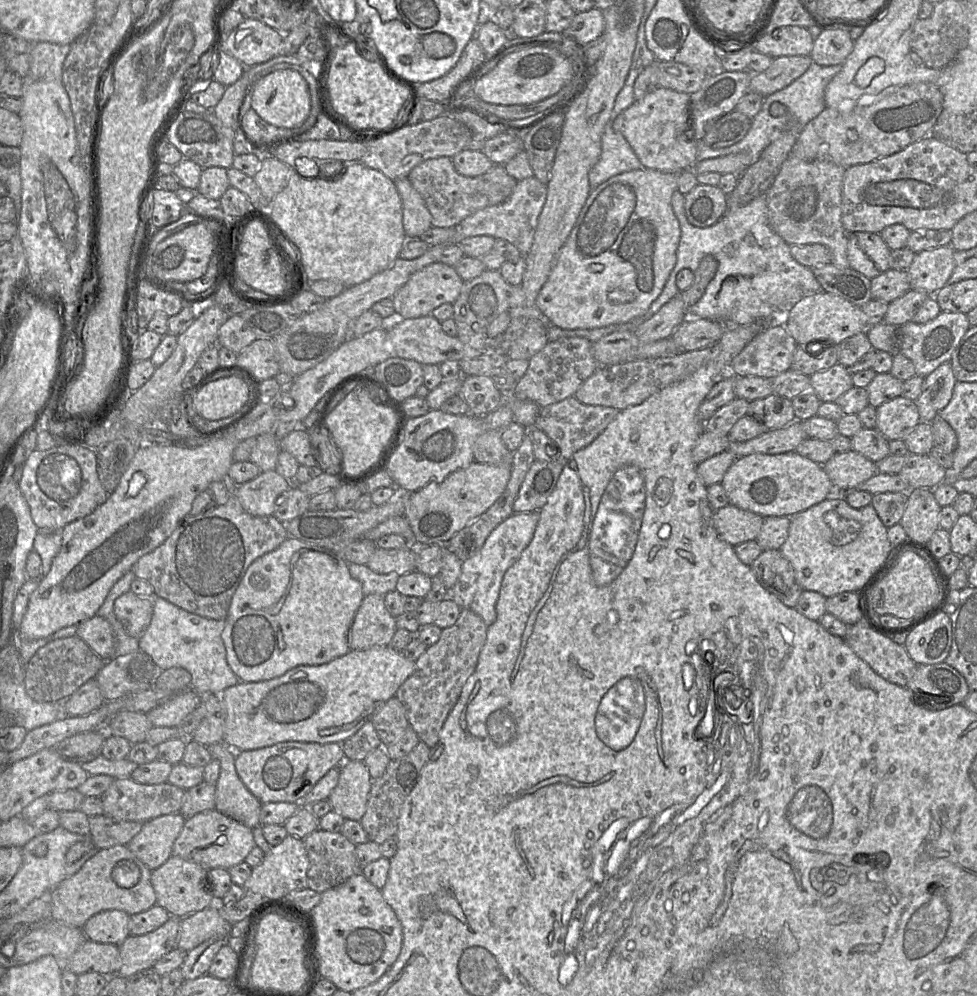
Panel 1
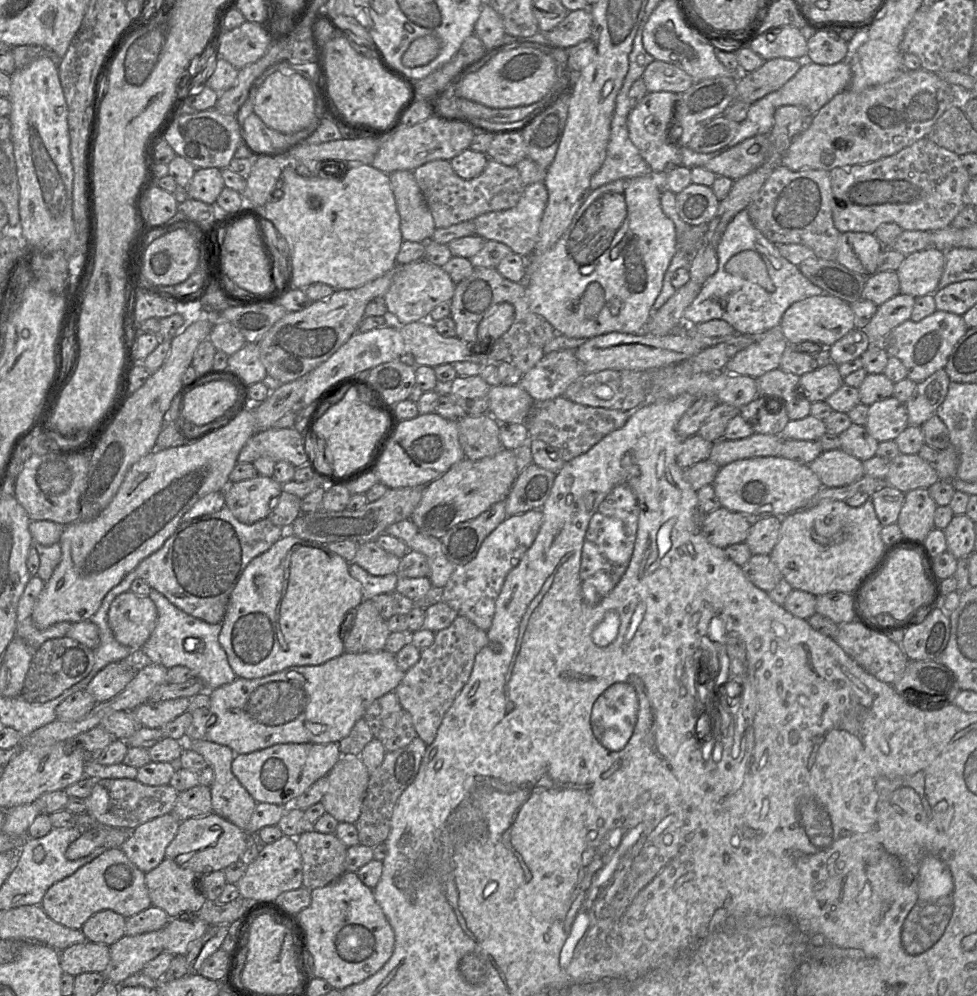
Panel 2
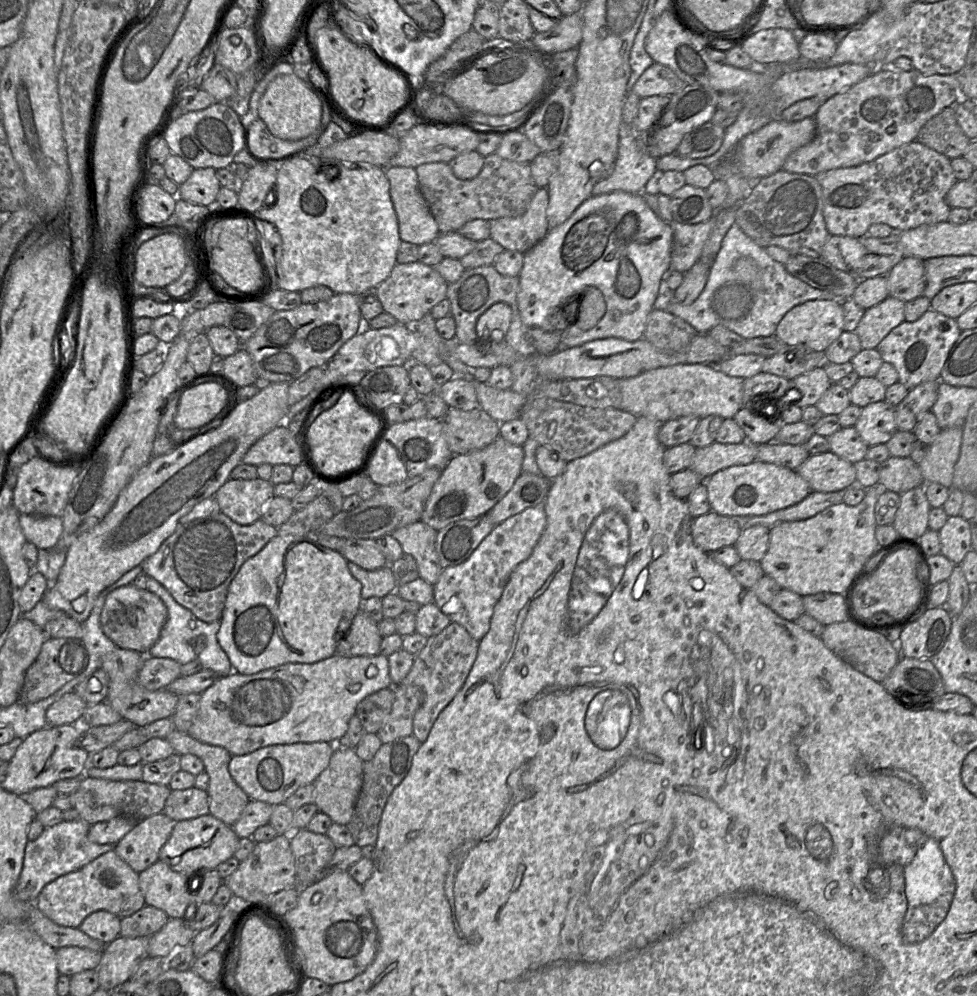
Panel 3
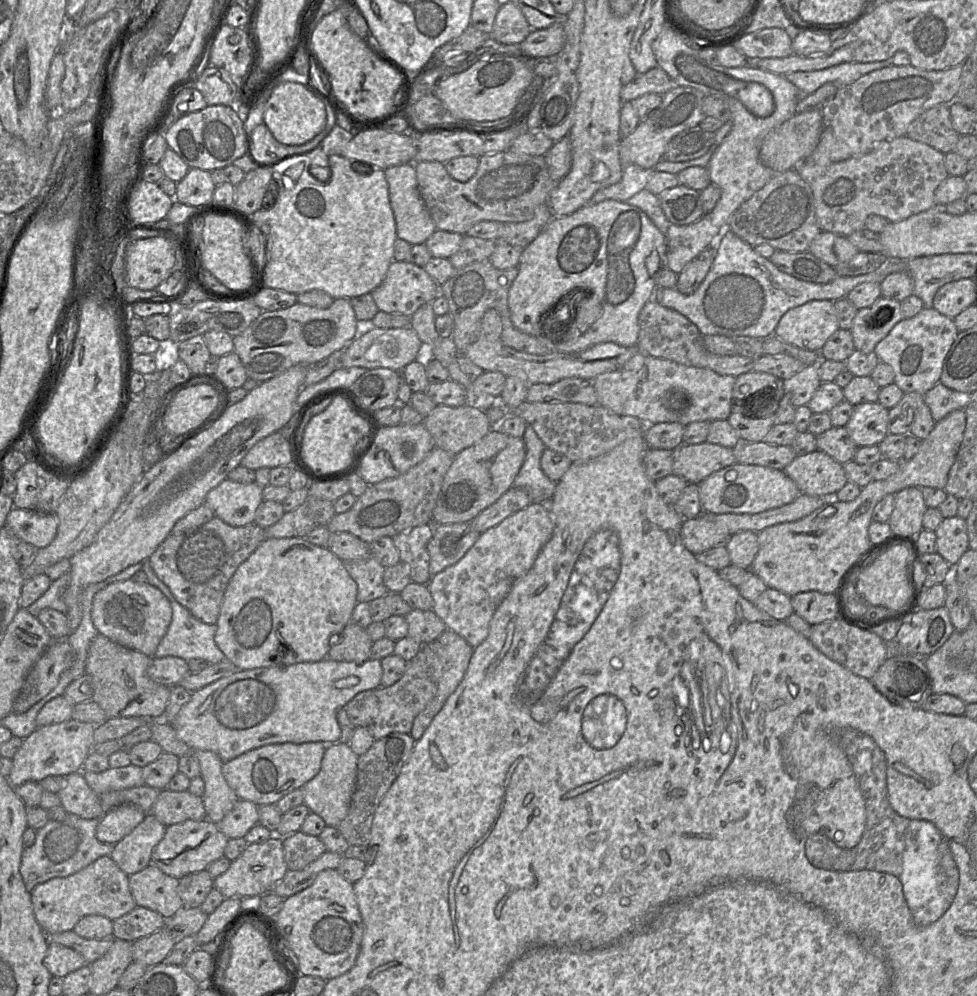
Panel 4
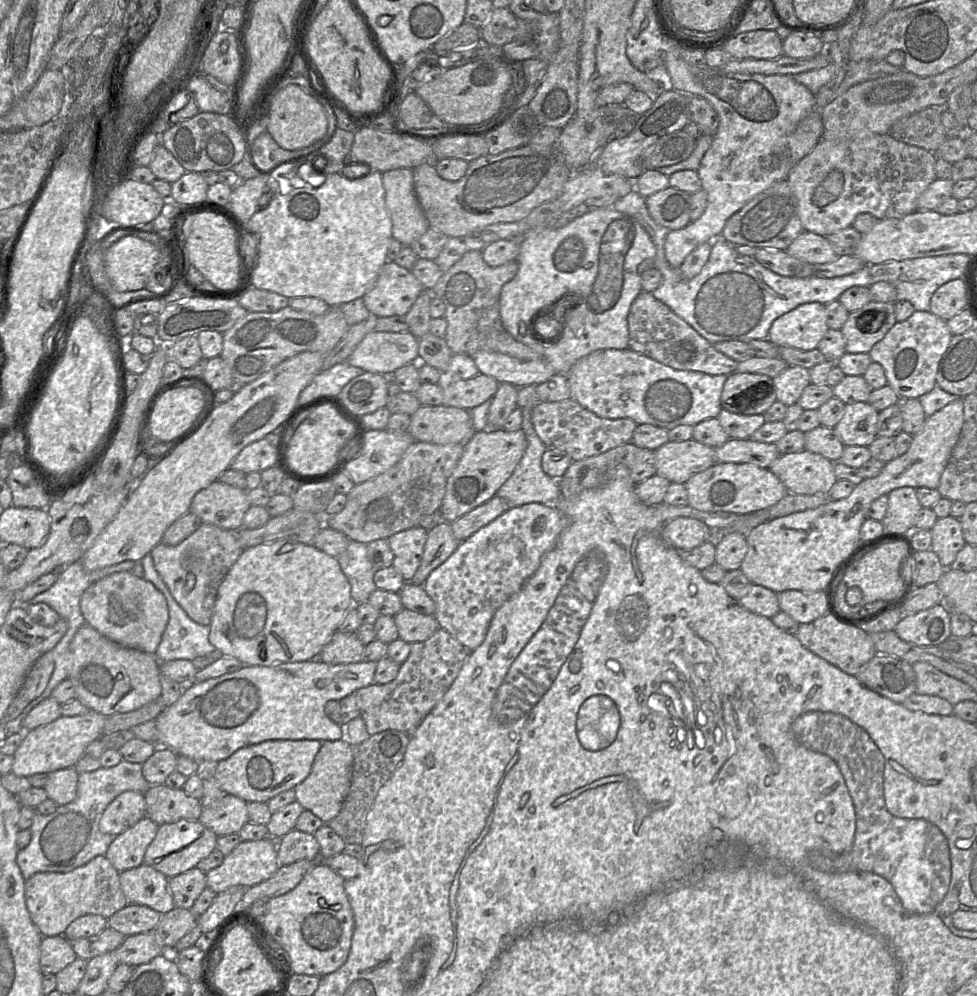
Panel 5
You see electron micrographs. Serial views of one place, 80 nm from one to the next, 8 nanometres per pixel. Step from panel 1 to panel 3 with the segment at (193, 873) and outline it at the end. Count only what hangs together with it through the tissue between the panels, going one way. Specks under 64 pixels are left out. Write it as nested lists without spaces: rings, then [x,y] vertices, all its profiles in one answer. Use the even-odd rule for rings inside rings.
[[[158,860],[139,874],[139,886],[146,905],[163,910],[169,918],[191,916],[197,908],[189,891],[189,876],[172,870]]]

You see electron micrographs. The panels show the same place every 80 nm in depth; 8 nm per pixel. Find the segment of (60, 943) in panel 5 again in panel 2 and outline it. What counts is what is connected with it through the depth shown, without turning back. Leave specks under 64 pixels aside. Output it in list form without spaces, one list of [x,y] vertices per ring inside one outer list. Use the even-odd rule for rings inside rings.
[[[86,940],[60,951],[60,965],[64,973],[77,976],[86,972],[103,973],[110,959],[108,945]]]

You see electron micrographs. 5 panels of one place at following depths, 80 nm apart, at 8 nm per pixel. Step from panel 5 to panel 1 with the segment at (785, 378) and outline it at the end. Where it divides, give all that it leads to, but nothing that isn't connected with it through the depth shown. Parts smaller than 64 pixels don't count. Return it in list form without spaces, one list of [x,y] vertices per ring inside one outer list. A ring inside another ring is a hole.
[[[839,363],[810,375],[810,389],[822,402],[835,402],[852,387],[852,374]]]

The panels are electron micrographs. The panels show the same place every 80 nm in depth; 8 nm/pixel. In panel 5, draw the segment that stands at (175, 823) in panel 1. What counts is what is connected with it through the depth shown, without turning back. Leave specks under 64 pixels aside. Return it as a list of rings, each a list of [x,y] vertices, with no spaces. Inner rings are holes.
[[[144,816],[127,831],[115,836],[104,856],[118,872],[137,868],[144,863],[146,850],[158,829],[159,825]]]

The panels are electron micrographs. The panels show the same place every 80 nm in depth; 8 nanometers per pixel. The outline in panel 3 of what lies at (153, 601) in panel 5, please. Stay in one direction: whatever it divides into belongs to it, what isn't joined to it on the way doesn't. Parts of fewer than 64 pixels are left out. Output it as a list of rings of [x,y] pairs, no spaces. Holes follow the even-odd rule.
[[[129,584],[108,594],[101,612],[100,624],[104,634],[116,647],[146,656],[159,639],[167,617],[167,607],[156,594]]]

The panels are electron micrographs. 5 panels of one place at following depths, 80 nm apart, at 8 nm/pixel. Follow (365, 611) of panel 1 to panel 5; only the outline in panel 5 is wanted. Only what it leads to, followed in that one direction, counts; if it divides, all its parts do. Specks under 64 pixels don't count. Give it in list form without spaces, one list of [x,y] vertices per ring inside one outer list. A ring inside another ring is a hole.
[[[336,631],[324,646],[318,659],[331,665],[357,663],[363,660],[365,645],[356,633]]]

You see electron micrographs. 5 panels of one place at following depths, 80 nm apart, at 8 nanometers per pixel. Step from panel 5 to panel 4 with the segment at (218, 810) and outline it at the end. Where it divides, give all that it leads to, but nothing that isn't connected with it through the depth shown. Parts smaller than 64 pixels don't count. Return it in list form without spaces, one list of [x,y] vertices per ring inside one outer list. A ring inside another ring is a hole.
[[[238,799],[233,808],[216,822],[217,828],[228,838],[242,838],[258,823],[258,805]]]

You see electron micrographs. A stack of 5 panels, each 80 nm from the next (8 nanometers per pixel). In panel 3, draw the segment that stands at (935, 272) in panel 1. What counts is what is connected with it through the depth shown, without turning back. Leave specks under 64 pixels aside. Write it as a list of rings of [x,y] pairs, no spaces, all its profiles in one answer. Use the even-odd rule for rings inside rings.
[[[903,257],[887,274],[889,297],[906,303],[923,296],[926,287],[924,260]]]

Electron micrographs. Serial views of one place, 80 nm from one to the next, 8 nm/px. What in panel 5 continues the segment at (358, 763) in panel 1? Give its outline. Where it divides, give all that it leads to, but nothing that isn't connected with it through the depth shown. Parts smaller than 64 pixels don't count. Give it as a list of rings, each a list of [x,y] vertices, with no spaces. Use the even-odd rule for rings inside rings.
[[[346,738],[324,741],[314,758],[309,775],[293,789],[296,800],[323,823],[331,821],[340,811],[349,792],[353,766],[353,750]]]

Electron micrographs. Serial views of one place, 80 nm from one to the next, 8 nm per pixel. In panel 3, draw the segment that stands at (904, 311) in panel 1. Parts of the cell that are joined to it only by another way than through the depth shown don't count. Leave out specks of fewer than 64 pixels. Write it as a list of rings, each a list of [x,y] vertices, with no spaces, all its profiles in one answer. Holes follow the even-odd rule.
[[[893,297],[868,308],[853,331],[859,337],[862,349],[876,349],[893,328],[906,321],[904,311],[905,303]]]

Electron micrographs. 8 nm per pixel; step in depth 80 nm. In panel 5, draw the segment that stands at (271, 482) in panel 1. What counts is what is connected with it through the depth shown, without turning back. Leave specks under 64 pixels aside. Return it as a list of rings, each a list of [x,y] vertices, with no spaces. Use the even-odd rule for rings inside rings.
[[[215,481],[194,496],[189,511],[204,524],[237,531],[243,527],[244,515],[251,507],[247,494],[248,490]]]

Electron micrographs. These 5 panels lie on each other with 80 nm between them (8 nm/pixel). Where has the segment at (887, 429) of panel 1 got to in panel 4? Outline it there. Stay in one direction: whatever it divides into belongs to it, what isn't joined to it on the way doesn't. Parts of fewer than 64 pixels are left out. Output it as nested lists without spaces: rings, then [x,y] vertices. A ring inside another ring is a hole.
[[[878,402],[854,406],[845,428],[857,447],[877,446],[888,435],[888,411]]]

